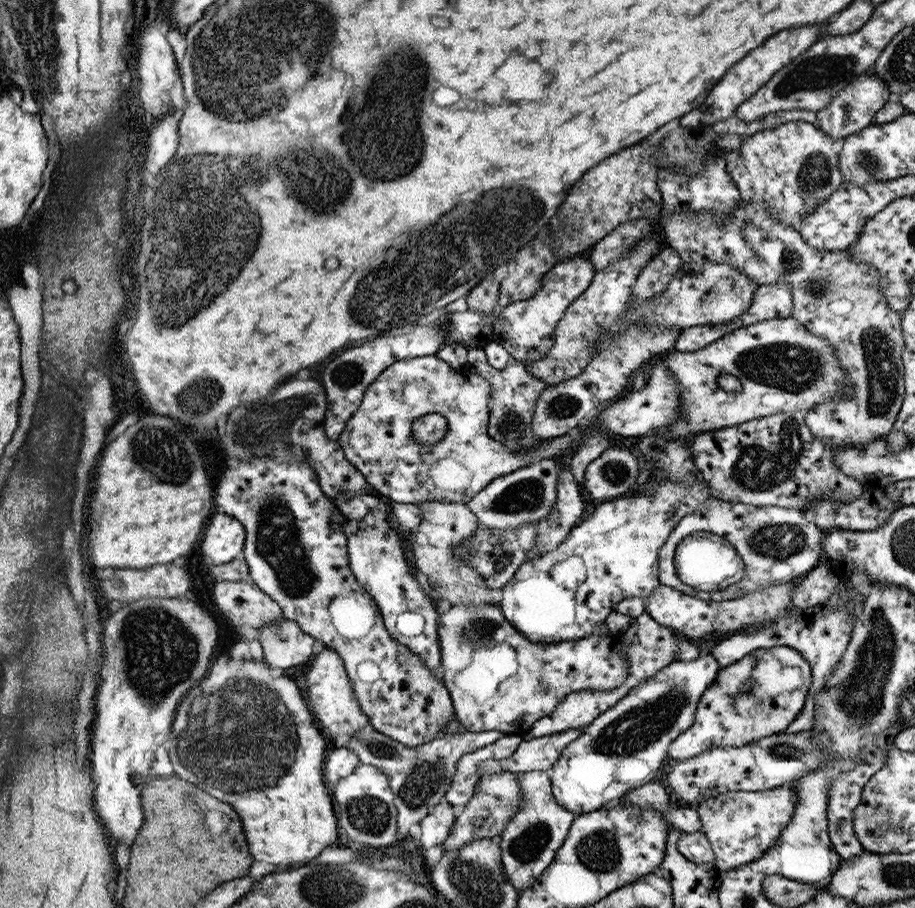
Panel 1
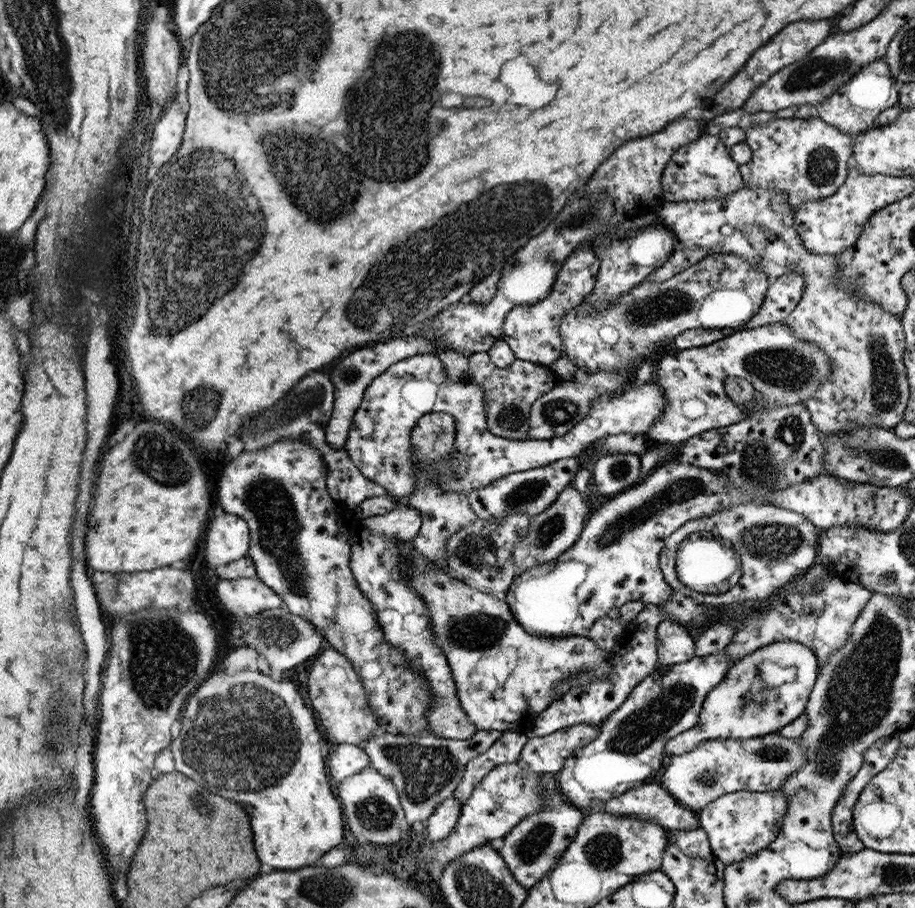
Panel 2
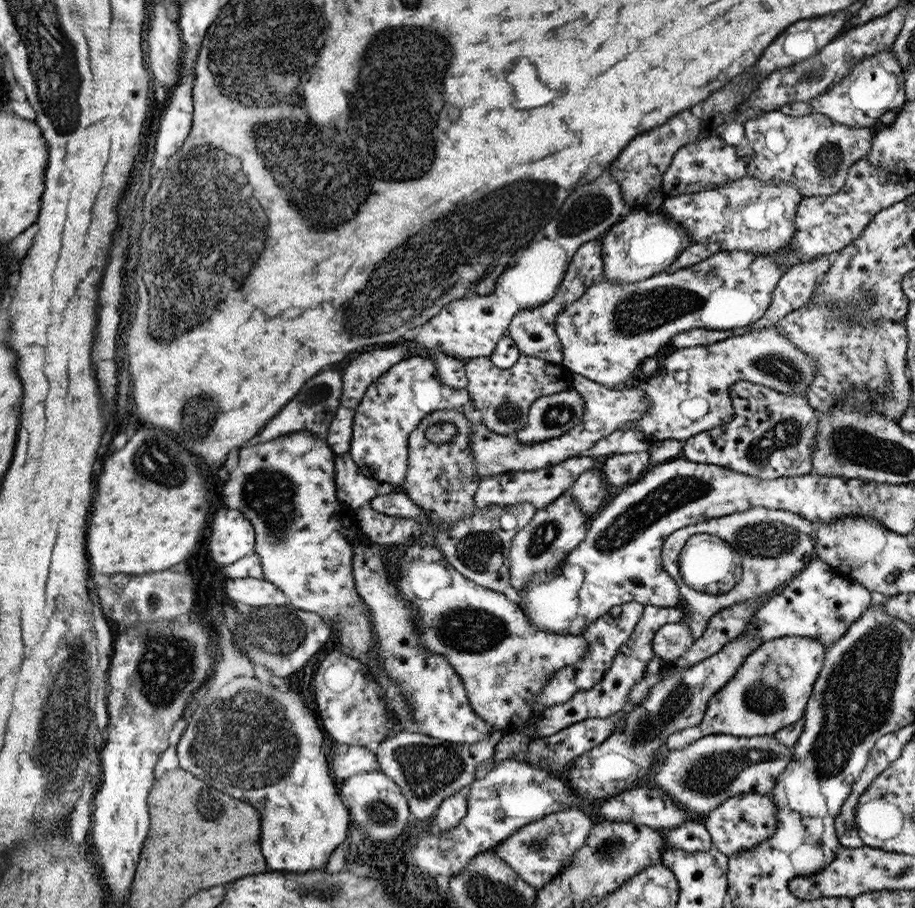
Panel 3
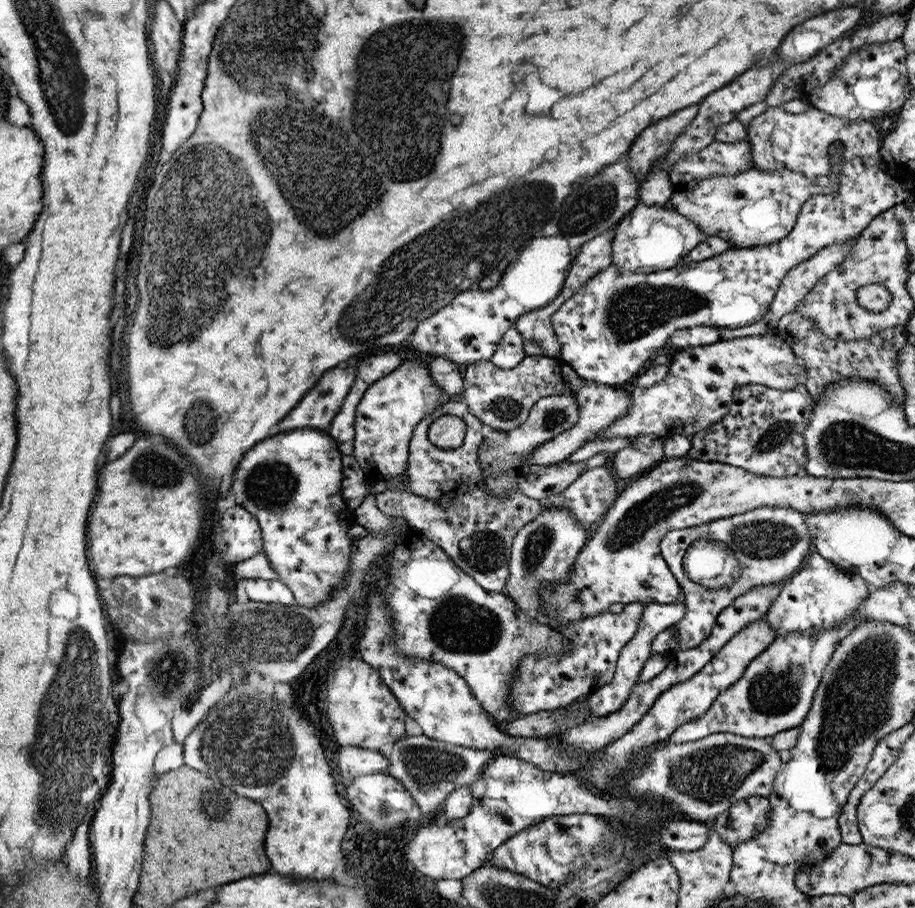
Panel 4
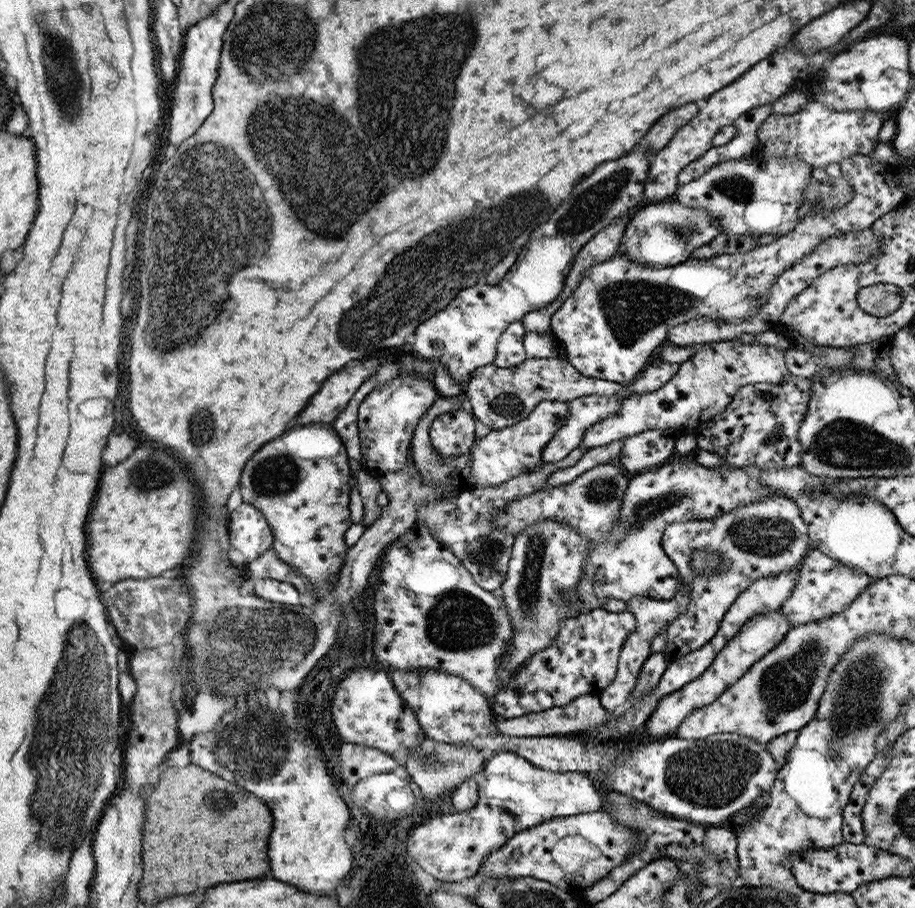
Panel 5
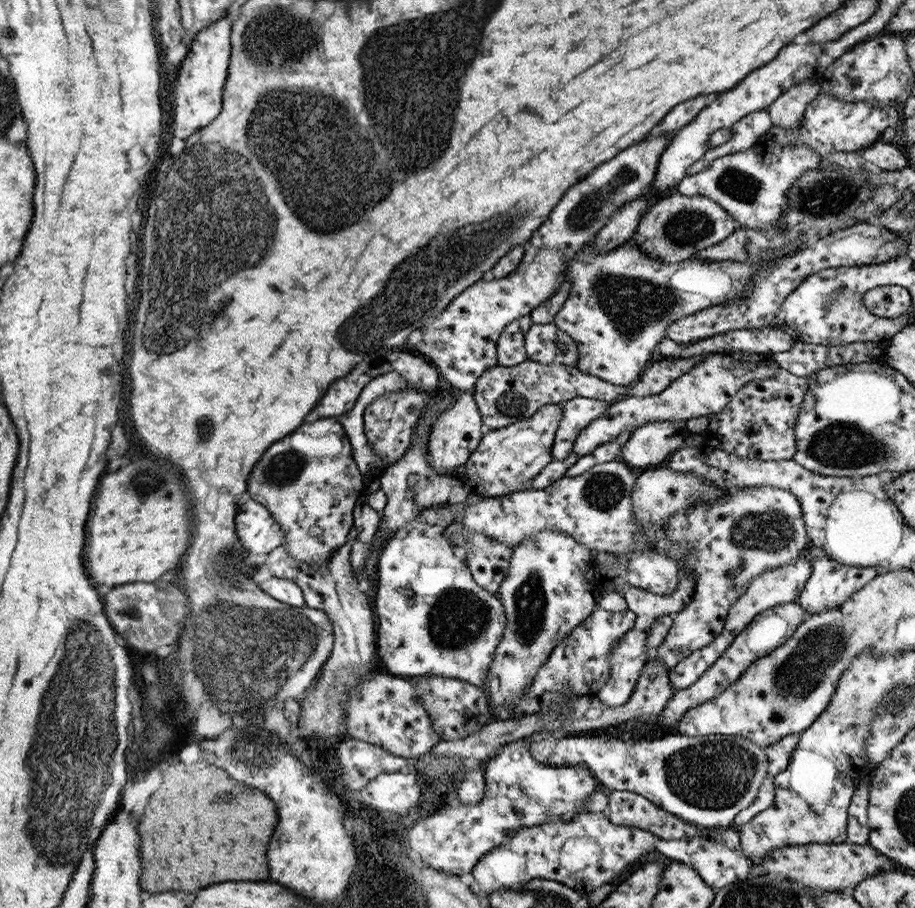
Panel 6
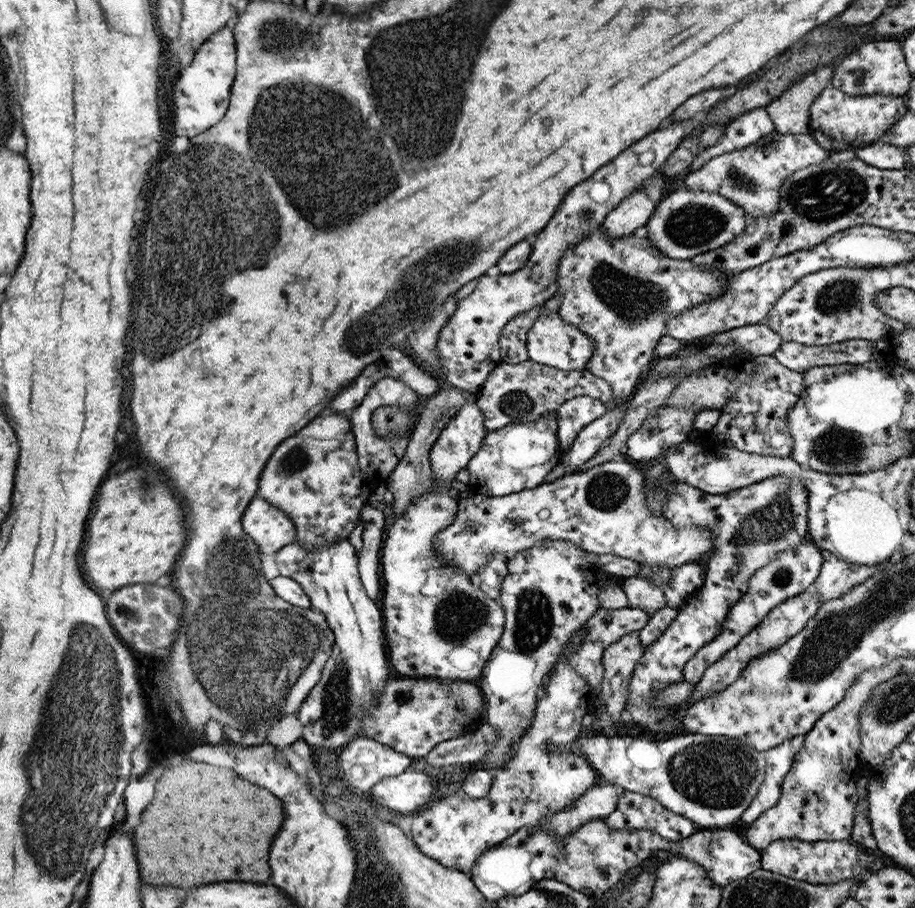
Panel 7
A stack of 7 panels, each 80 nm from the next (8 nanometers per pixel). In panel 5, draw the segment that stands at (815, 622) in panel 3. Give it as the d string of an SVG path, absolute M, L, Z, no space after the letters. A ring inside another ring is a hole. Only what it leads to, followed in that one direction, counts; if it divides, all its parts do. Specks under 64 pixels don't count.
M815 548L810 550L809 557L802 563L797 585L794 585L791 595L781 604L779 610L787 616L792 627L798 627L810 620L822 620L827 616L840 614L871 582L866 573L835 562Z

